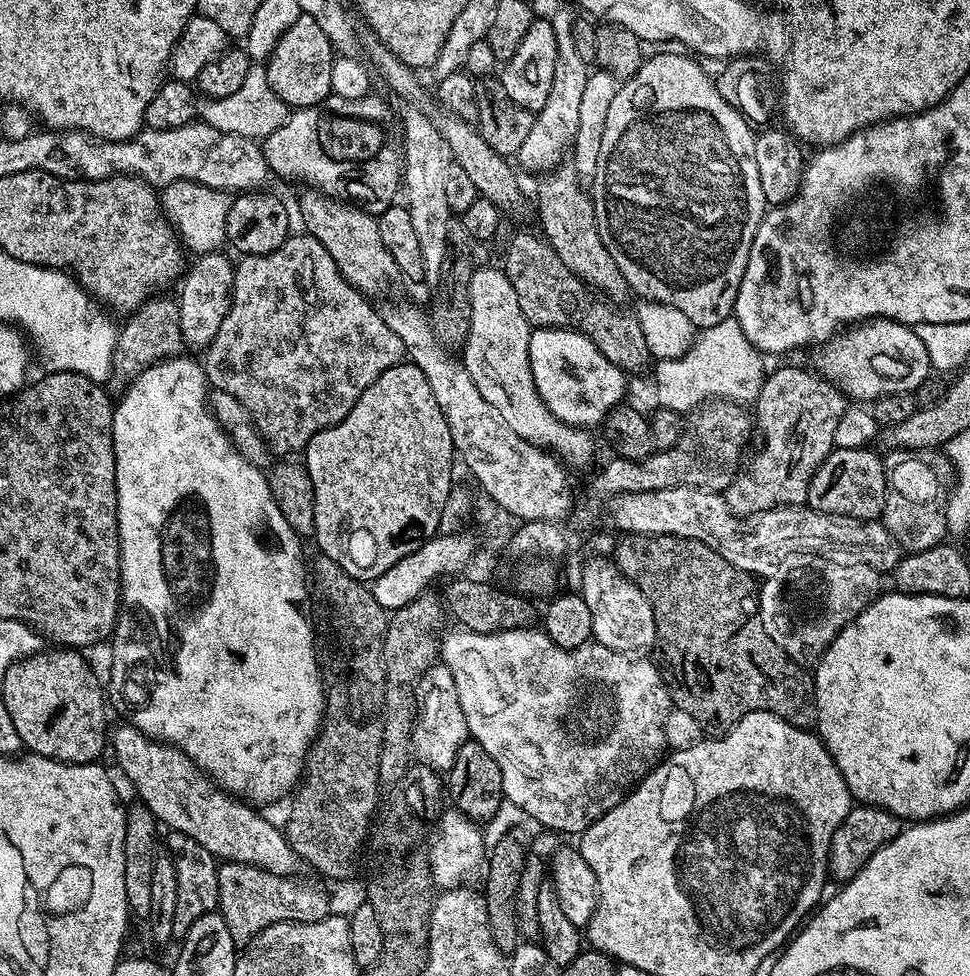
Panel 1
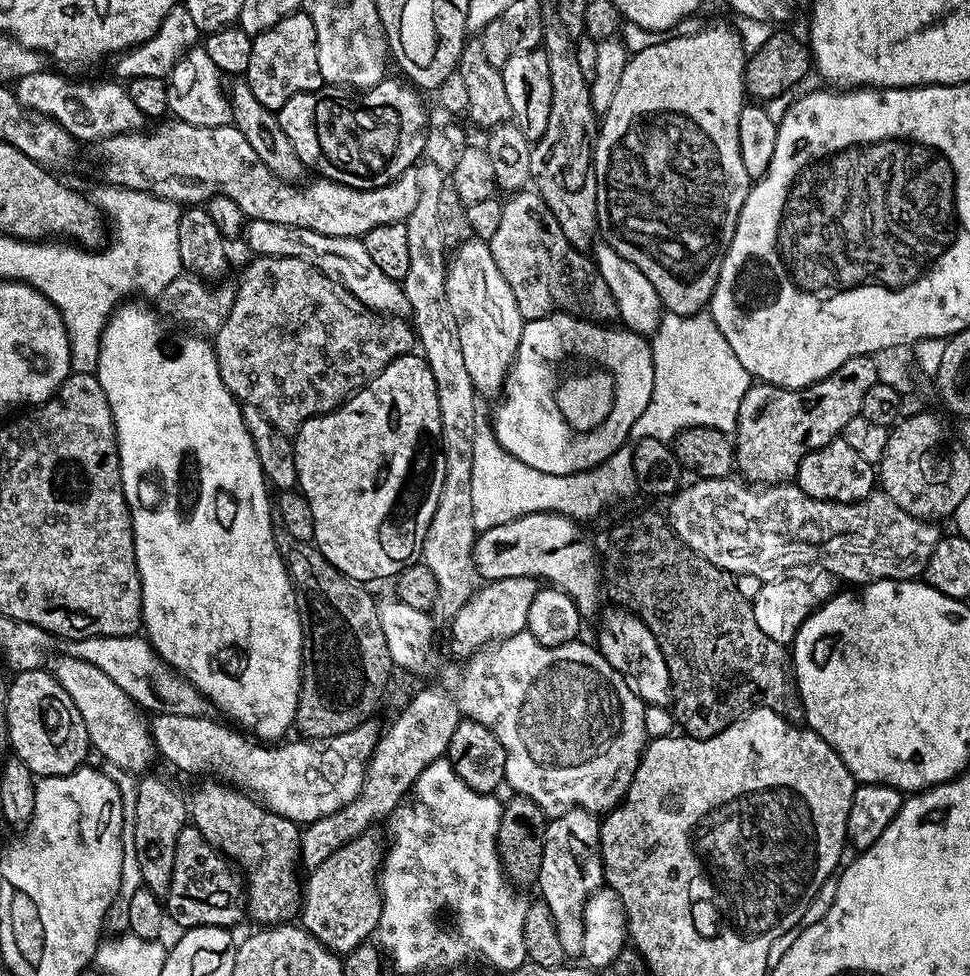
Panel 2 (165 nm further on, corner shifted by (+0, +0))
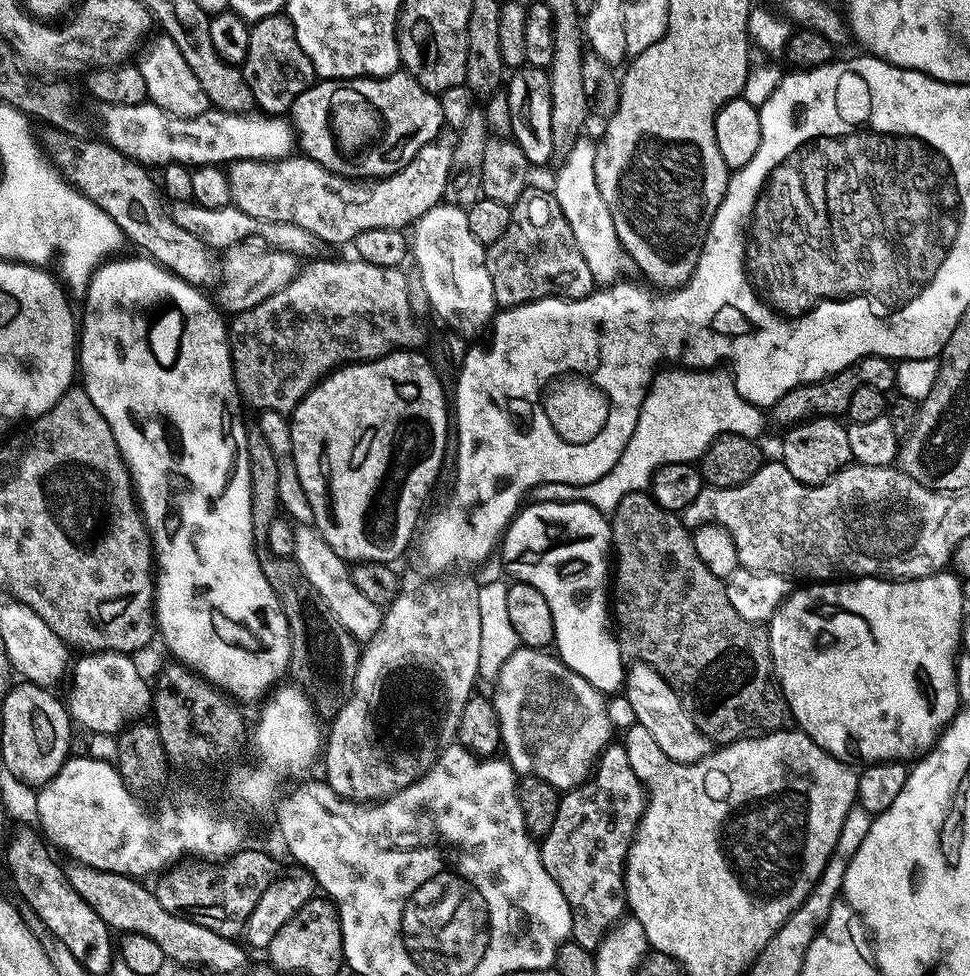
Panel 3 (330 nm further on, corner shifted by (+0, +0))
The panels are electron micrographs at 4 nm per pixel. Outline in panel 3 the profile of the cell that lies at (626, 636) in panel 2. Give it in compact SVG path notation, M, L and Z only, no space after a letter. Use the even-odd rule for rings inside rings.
M641 662L633 663L626 672L626 693L628 692L628 704L632 707L635 723L646 726L650 730L654 742L662 746L662 752L676 762L683 764L696 764L702 757L708 756L714 751L714 745L706 734L694 726L692 716L680 707L678 694L658 674L651 665ZM656 704L664 704L656 712Z

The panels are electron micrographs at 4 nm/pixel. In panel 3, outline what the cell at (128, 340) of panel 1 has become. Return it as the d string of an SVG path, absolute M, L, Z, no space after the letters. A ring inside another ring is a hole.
M242 243L223 249L224 261L220 260L218 264L220 285L216 288L214 300L228 314L239 314L258 306L258 302L270 298L270 294L289 284L298 271L298 260L295 256L275 250L248 252L248 247L247 243Z

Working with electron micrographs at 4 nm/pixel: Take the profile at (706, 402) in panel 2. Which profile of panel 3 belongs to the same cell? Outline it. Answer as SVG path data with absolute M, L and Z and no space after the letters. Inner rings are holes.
M673 367L673 372L657 371L652 378L646 398L640 407L638 422L622 458L598 482L589 484L540 484L530 496L536 502L579 502L611 514L631 492L642 492L649 487L652 473L664 464L690 464L699 461L708 447L727 432L755 441L764 428L765 413L756 408L742 394L727 371L689 370Z

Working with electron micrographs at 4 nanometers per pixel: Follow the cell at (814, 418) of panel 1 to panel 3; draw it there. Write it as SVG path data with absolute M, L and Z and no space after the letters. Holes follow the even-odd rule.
M887 356L862 358L849 368L827 376L825 380L815 380L812 384L803 384L790 390L777 404L772 405L770 416L785 426L795 426L805 420L814 420L817 416L843 417L850 406L850 398L854 398L854 390L863 384L875 384L885 394L891 393L896 386L896 364Z

